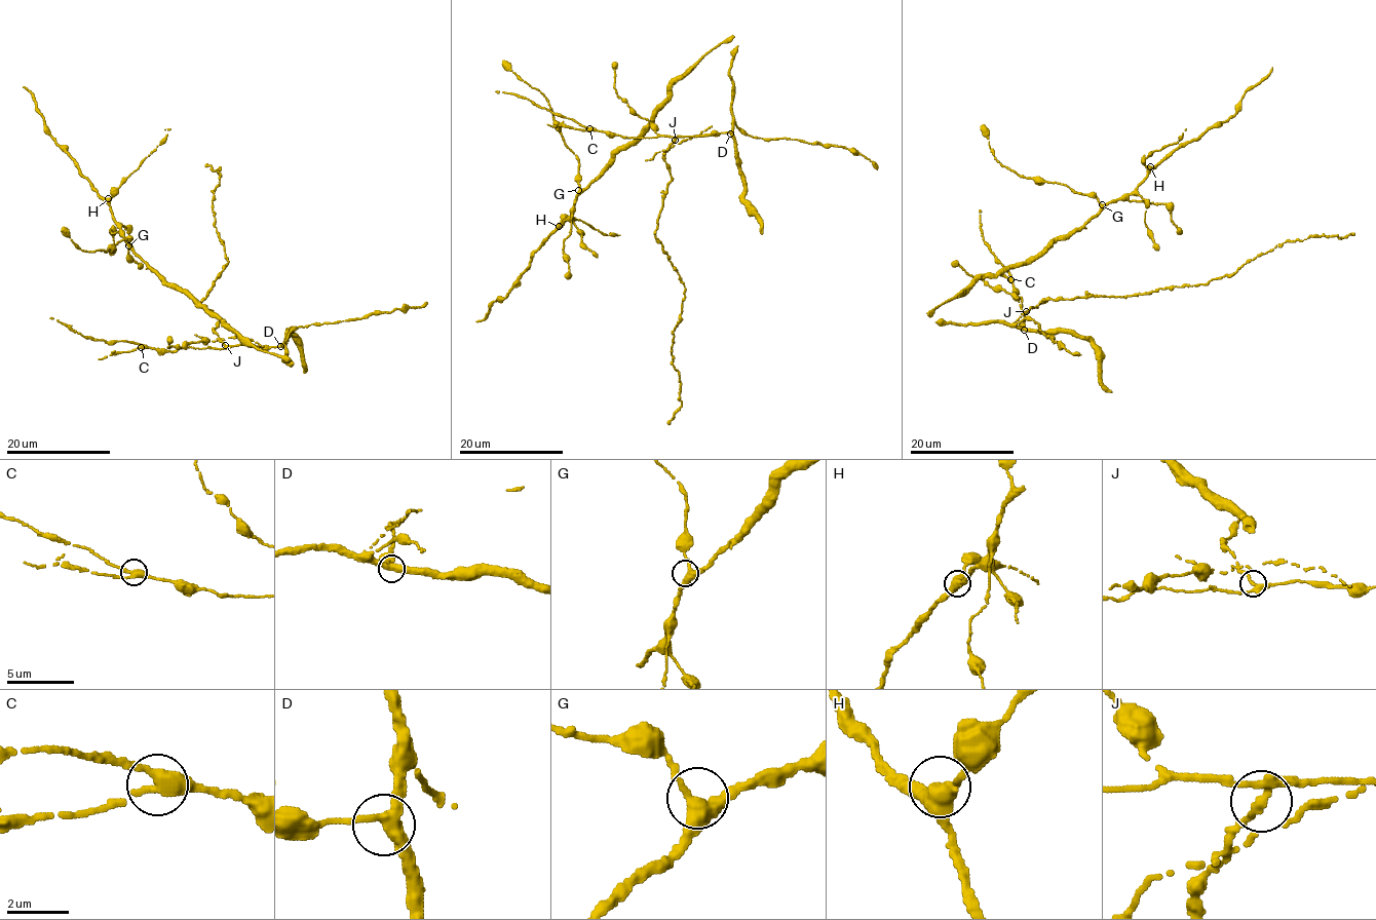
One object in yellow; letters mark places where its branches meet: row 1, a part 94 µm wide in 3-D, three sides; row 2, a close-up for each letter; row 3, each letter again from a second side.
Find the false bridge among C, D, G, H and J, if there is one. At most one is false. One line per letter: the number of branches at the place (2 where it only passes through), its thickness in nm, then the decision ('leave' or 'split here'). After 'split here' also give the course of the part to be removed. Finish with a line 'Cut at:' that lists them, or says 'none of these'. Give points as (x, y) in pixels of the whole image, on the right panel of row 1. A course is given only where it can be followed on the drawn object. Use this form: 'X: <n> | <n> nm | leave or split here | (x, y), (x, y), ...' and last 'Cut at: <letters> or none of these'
C: 3 | 360 nm | leave
D: 3 | 320 nm | leave
G: 3 | 400 nm | leave
H: 3 | 360 nm | leave
J: 3 | 240 nm | split here | (1026, 311), (1041, 300), (1132, 296), (1208, 283), (1233, 274), (1247, 262), (1287, 241), (1353, 235)
Cut at: J

